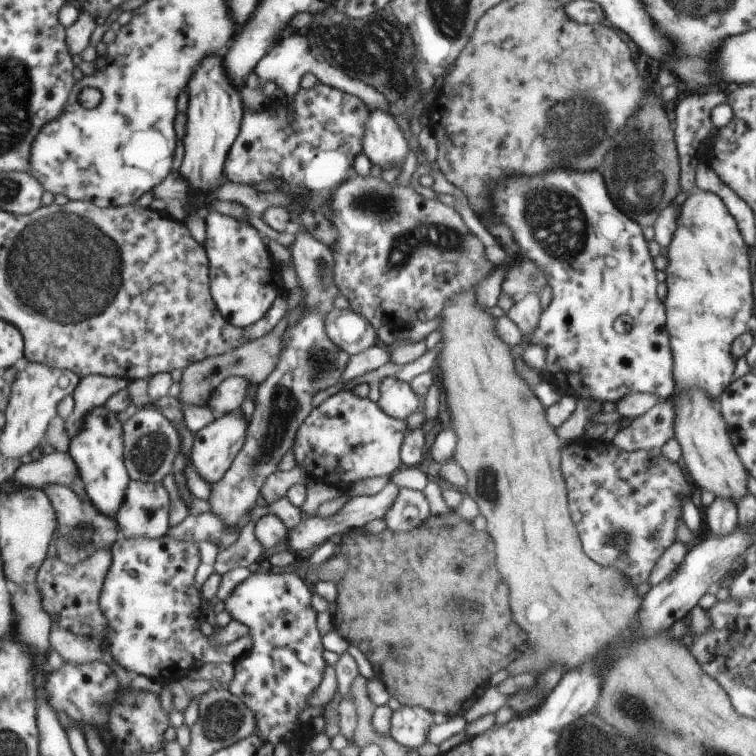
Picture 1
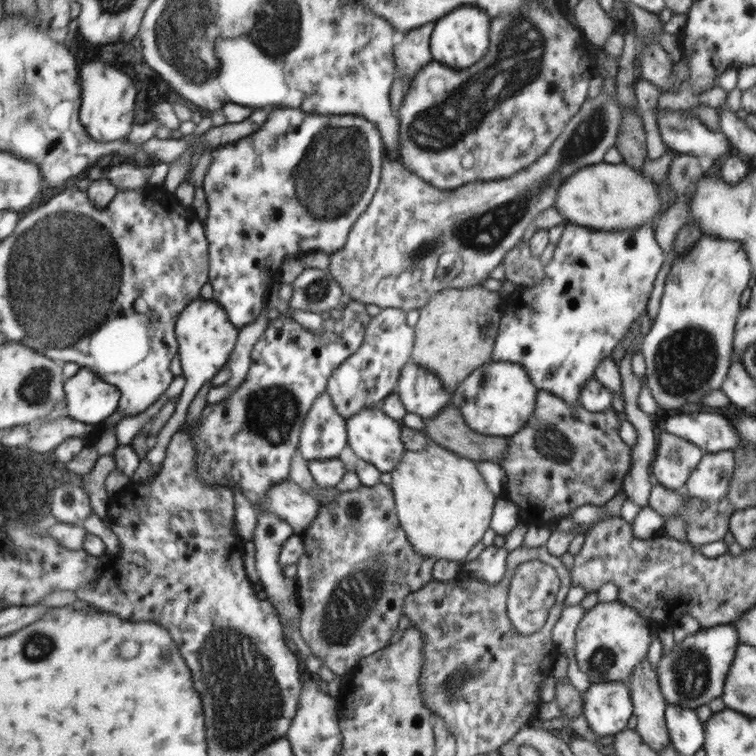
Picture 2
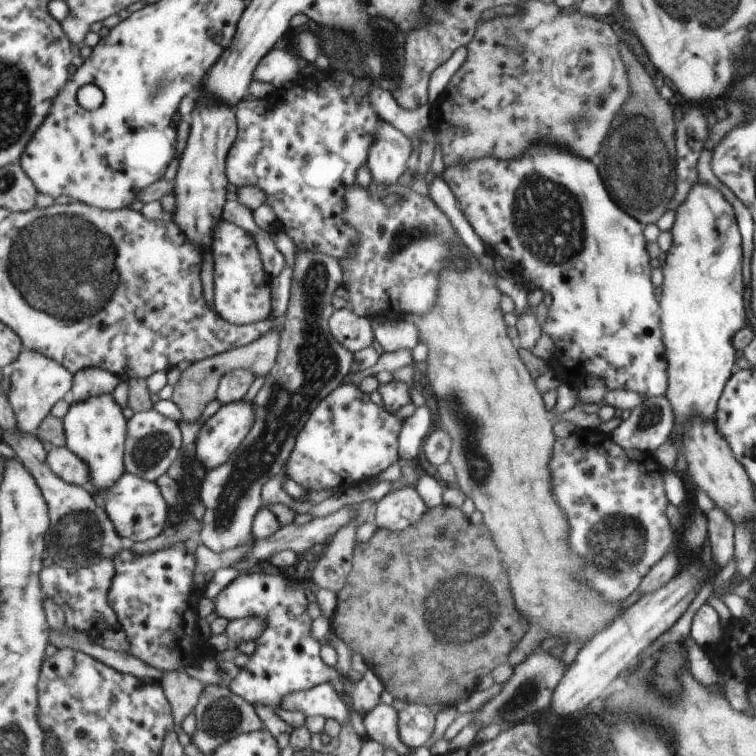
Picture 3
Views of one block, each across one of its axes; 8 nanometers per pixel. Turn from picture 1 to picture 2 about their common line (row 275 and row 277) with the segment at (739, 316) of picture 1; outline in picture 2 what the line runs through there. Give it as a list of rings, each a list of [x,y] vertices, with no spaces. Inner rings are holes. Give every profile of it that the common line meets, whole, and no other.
[[[700,236],[692,248],[673,260],[664,278],[663,292],[653,324],[639,344],[645,370],[643,379],[651,396],[664,411],[681,408],[683,403],[699,402],[709,390],[719,390],[727,362],[733,349],[733,331],[739,314],[739,298],[749,284],[748,254],[736,240],[723,240],[715,236]]]

